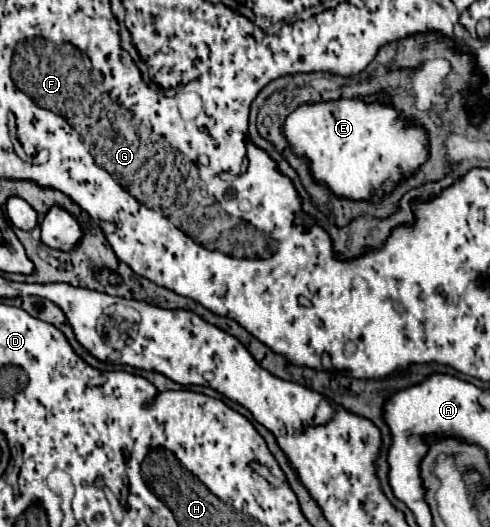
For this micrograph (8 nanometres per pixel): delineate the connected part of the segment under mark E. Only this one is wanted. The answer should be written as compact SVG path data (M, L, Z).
M340 98L336 104L304 104L286 118L284 132L294 154L310 160L314 180L326 184L342 198L364 200L386 192L400 174L410 174L428 156L426 132L422 128L406 126L392 106L380 102L364 104L360 98Z

